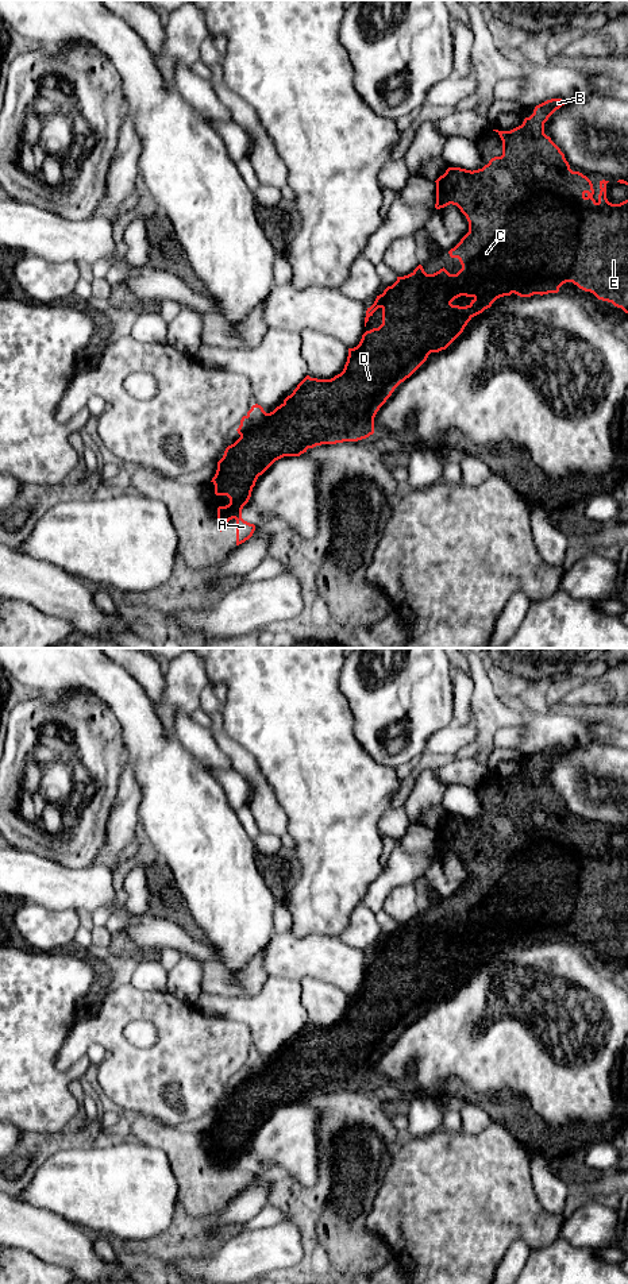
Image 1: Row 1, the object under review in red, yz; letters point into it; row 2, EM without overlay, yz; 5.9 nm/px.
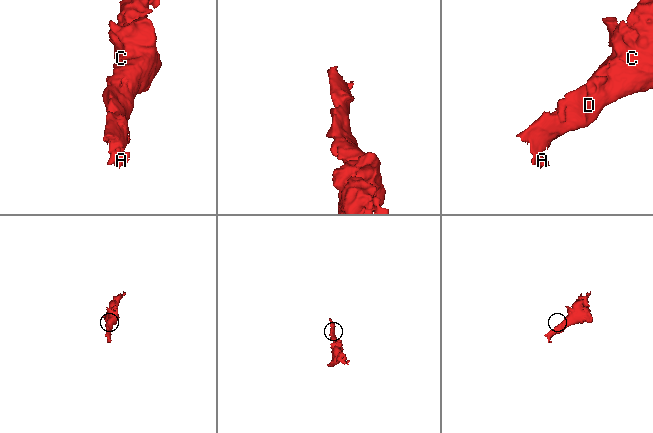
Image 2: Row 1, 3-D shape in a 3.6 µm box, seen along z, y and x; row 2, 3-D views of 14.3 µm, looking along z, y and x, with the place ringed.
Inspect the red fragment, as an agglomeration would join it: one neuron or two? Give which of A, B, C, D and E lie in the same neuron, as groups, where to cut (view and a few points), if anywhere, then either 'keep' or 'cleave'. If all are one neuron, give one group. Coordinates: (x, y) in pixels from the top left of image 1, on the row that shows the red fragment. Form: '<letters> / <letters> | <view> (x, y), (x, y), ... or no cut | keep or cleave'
A B C D E | no cut | keep

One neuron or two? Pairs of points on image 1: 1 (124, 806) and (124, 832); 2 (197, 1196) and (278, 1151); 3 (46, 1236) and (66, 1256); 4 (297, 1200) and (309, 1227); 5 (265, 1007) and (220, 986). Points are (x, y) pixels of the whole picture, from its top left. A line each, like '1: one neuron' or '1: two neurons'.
1: one neuron
2: two neurons
3: one neuron
4: one neuron
5: two neurons

